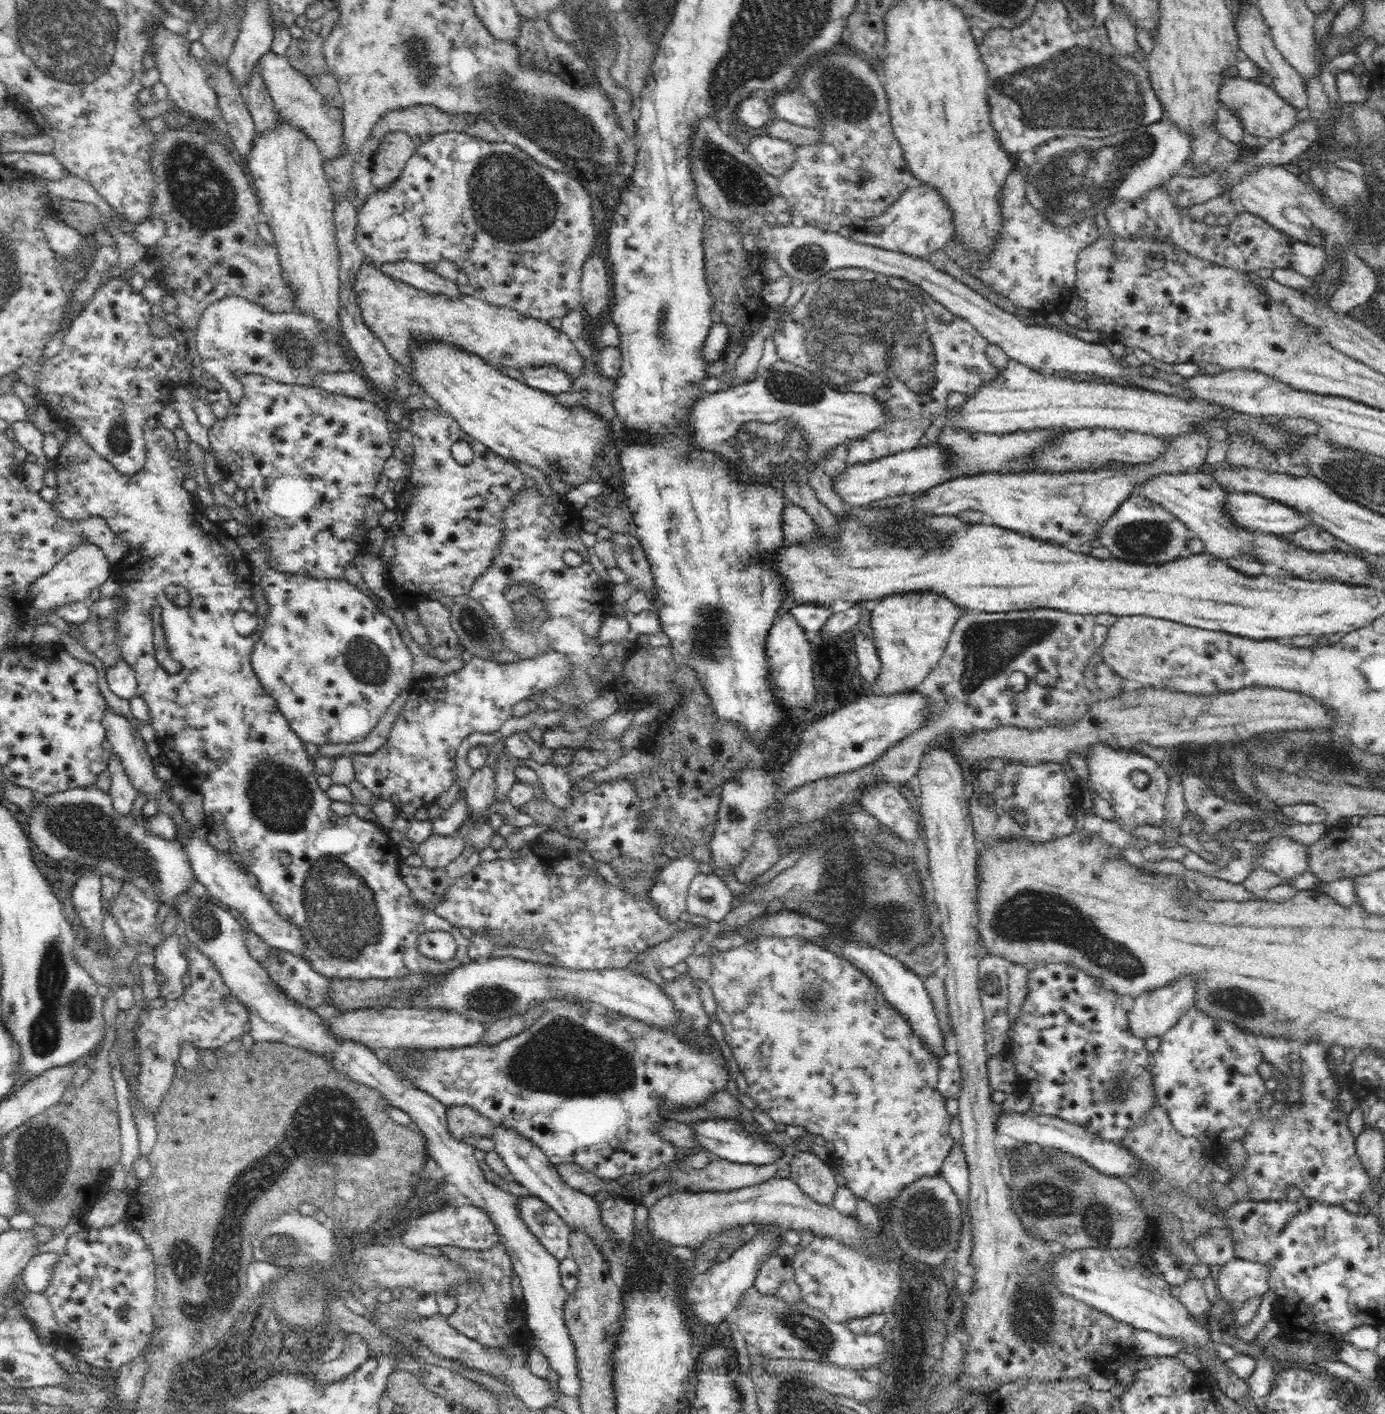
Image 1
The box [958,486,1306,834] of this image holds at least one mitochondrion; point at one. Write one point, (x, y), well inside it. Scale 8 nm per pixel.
(1148, 538)

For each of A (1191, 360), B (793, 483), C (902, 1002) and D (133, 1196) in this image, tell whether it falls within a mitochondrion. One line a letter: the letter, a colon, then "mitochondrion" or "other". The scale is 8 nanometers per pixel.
A: other
B: mitochondrion
C: other
D: other

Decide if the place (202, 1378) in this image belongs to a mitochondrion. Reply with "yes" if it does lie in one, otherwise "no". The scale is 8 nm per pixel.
no

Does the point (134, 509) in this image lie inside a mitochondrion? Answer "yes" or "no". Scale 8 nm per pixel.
no

